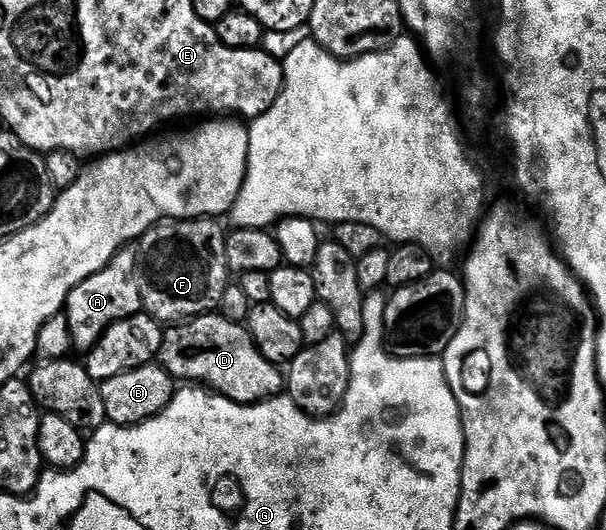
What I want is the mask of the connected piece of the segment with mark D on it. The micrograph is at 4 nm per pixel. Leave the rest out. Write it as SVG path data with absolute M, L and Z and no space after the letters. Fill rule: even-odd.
M217 311L166 328L159 364L178 382L200 383L241 405L268 401L285 389L285 373L261 354L248 328Z

